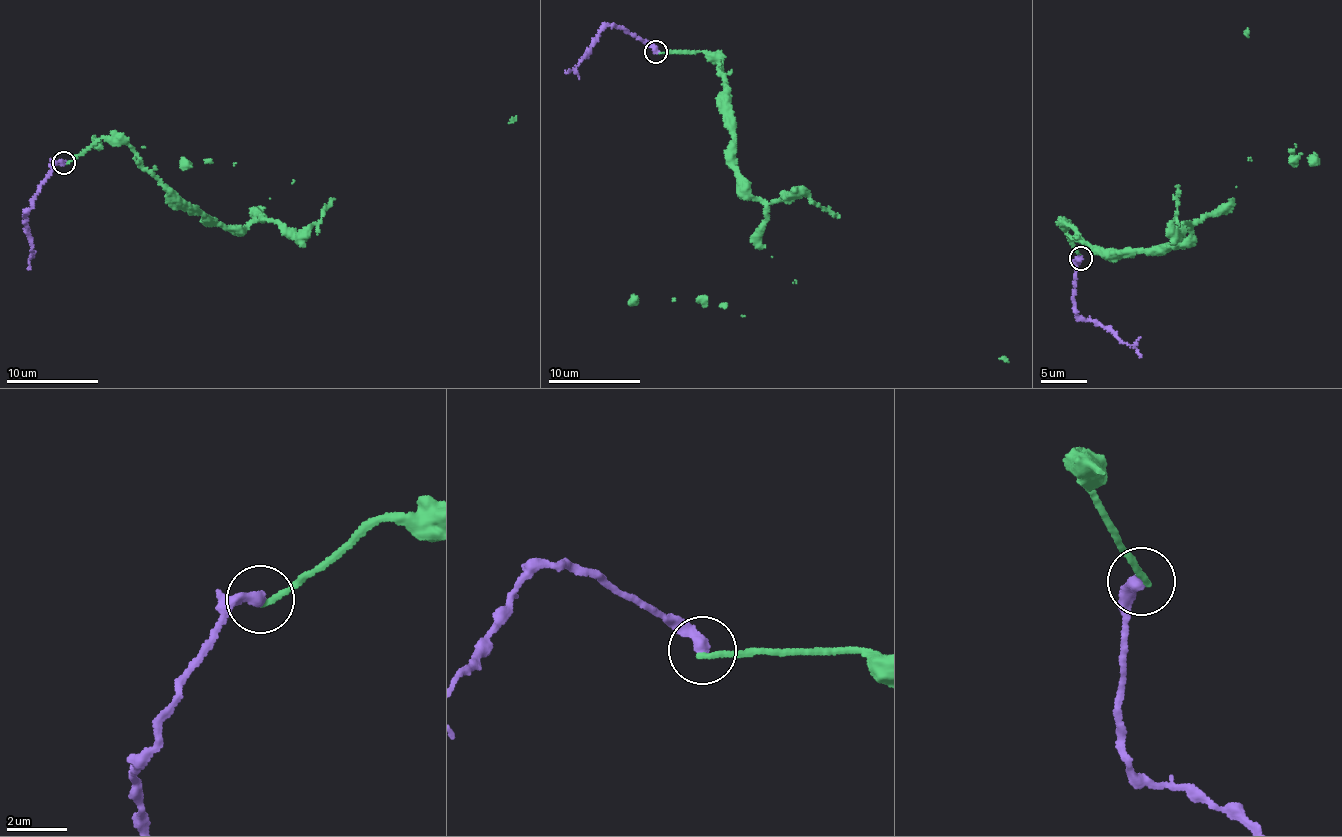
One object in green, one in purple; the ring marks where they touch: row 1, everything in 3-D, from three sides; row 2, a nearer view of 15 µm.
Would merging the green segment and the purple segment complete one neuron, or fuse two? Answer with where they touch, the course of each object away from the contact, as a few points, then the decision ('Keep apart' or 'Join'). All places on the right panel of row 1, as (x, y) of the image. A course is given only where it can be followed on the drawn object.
Place: (1080, 258). Course of green: (1082, 258), (1066, 222), (1104, 249), (1186, 242), (1190, 223), (1174, 229), (1178, 185), (1247, 28). Course of purple: (1079, 258), (1073, 290), (1077, 315), (1106, 326), (1141, 357). Keep apart

